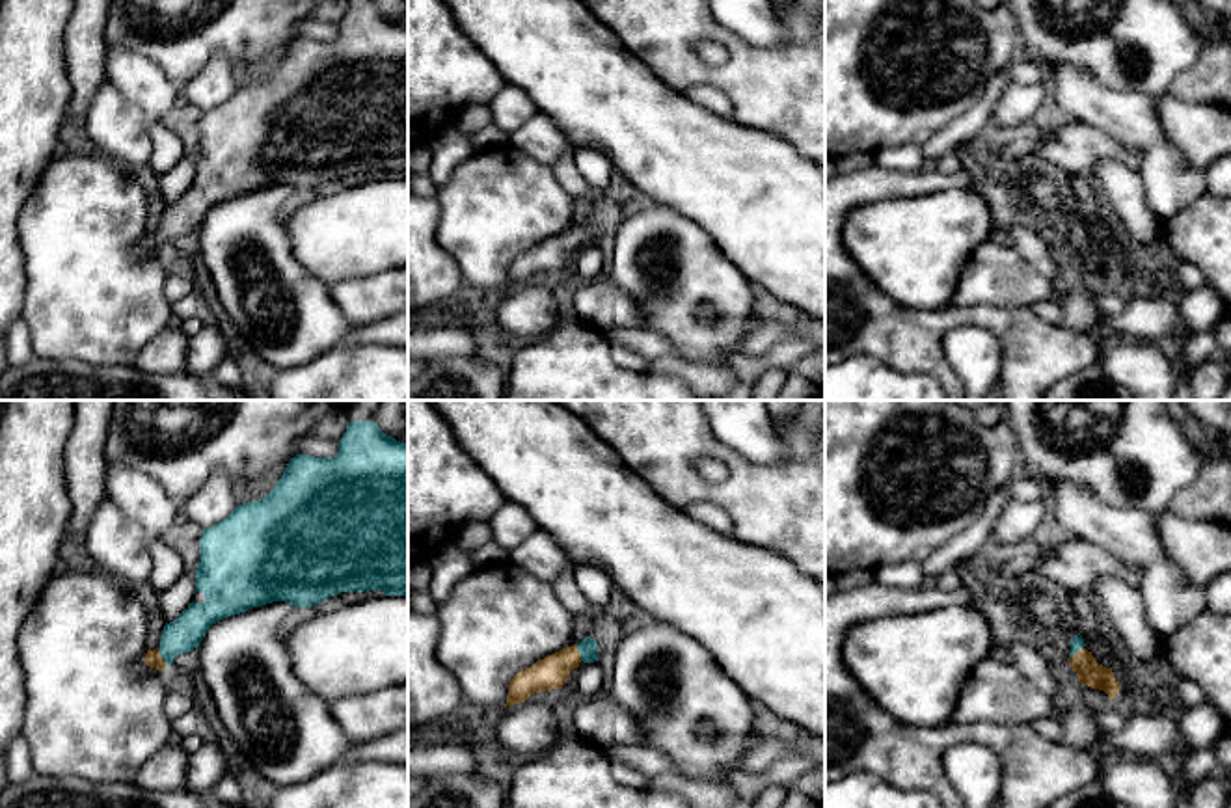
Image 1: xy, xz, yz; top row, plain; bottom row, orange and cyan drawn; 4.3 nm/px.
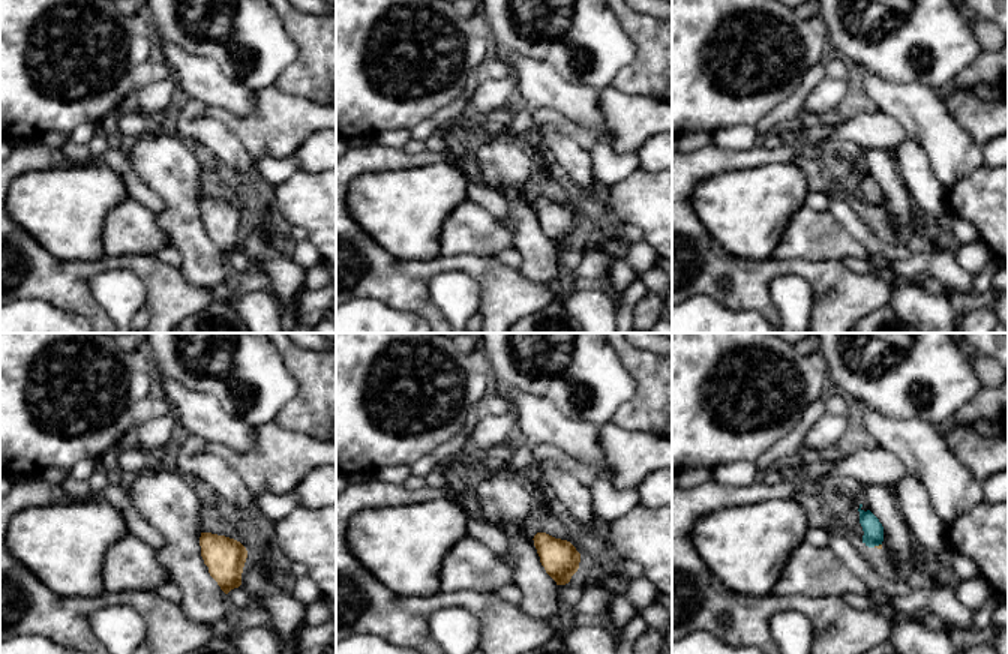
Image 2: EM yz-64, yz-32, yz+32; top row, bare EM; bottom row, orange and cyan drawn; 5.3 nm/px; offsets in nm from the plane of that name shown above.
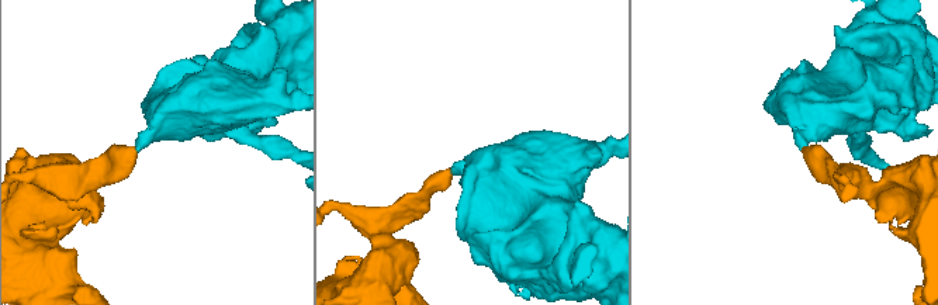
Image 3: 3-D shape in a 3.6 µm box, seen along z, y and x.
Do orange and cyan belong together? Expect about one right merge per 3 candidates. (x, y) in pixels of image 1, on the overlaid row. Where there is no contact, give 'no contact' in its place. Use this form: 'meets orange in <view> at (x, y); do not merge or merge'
meets orange in yz at (1077, 652); merge

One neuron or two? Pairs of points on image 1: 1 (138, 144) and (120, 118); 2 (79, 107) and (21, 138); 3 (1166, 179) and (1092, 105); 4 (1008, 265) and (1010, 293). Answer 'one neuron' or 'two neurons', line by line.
1: one neuron
2: two neurons
3: one neuron
4: one neuron

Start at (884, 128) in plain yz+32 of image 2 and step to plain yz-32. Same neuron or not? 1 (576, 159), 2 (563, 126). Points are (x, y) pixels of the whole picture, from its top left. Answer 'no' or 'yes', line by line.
1: no
2: yes

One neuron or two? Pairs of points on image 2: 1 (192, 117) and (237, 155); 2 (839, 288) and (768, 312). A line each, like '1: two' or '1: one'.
1: one
2: one

